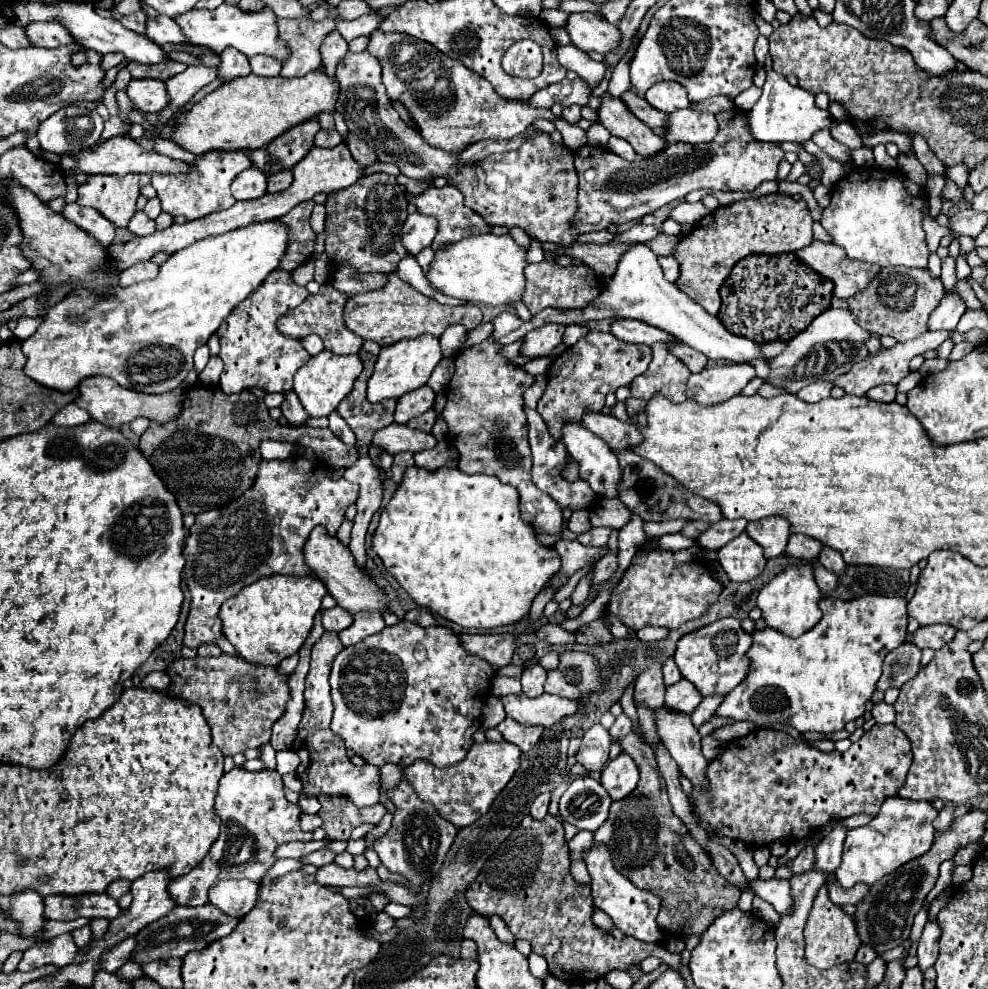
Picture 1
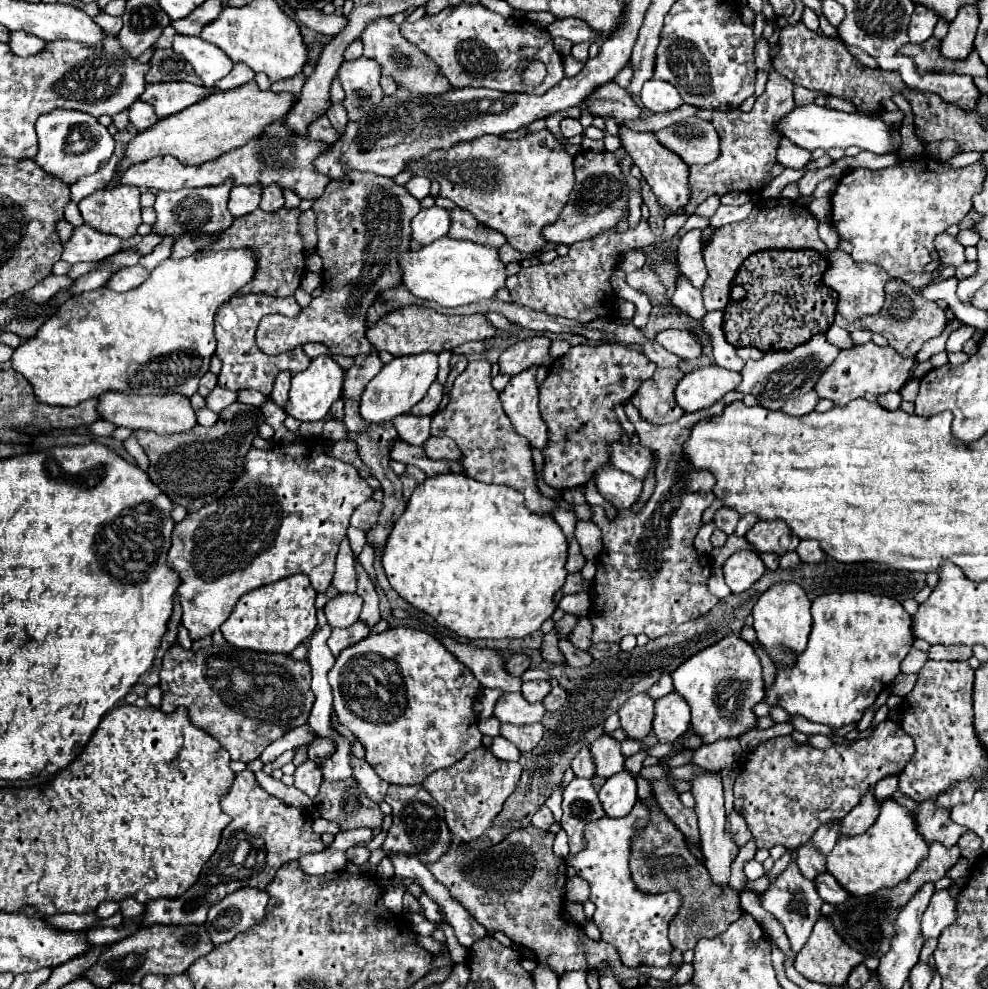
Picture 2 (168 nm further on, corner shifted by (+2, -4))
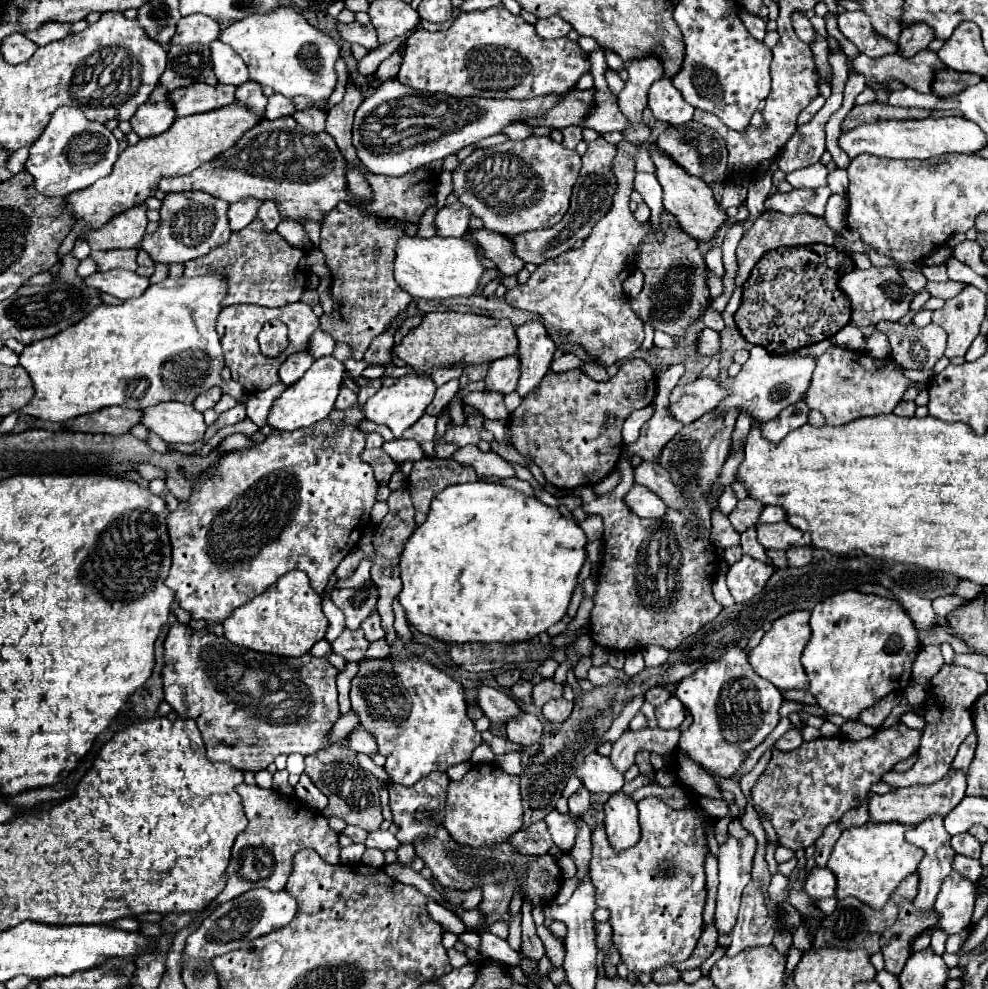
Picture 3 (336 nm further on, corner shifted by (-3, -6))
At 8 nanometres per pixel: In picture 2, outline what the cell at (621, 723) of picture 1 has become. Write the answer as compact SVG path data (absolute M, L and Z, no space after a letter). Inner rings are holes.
M601 734L597 742L591 744L591 754L595 758L595 774L609 778L623 770L621 744L611 734Z

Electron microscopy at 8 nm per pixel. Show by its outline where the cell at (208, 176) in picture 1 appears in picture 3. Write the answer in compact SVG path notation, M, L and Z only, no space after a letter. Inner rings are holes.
M182 192L182 194L168 194L162 200L160 208L160 226L154 234L146 234L140 248L150 254L154 262L160 264L186 264L192 258L206 256L212 248L226 244L230 238L228 228L228 206L218 200L210 198L204 192Z

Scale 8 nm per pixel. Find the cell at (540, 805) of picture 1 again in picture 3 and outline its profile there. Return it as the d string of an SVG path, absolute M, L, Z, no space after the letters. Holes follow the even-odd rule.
M554 810L544 820L548 824L550 836L552 836L552 840L554 840L556 846L560 846L562 850L574 846L576 826L574 826L574 818L570 814L560 814L558 810Z

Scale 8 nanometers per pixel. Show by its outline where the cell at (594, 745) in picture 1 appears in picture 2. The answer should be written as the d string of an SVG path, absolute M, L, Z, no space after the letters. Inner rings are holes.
M589 746L581 748L581 752L577 752L577 756L571 762L571 768L573 768L575 776L585 776L585 778L593 778L595 776L595 760L591 756Z

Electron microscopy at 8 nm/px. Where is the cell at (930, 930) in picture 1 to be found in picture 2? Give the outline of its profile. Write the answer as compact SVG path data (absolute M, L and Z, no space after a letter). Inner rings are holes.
M947 890L933 894L921 920L923 938L939 938L943 928L949 926L953 920L955 920L955 898L949 896Z

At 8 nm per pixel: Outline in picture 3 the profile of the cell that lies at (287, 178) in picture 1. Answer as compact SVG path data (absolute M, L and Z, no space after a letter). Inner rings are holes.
M264 202L260 208L258 208L258 220L262 220L262 224L264 224L264 230L266 232L274 232L276 230L276 226L278 226L278 222L280 222L280 214L278 214L278 210L276 210L276 204L274 202Z

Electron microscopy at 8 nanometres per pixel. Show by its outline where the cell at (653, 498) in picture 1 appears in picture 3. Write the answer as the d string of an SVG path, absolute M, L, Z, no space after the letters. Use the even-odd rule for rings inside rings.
M750 498L740 500L738 506L732 510L732 514L728 516L732 526L734 526L734 530L744 532L744 530L756 526L762 508L764 508L764 504L760 500L750 500Z

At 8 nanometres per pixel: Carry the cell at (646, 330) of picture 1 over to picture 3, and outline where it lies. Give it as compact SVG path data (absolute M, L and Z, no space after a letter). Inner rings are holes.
M712 328L702 330L700 340L698 340L698 352L704 356L718 354L720 352L720 332L716 332Z

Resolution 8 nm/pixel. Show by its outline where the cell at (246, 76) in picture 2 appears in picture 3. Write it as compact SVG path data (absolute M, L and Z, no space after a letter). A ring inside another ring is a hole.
M250 80L248 84L238 86L236 98L238 98L248 110L252 110L256 116L260 114L260 118L264 118L264 110L266 110L268 98L262 94L262 88L260 88L256 82Z

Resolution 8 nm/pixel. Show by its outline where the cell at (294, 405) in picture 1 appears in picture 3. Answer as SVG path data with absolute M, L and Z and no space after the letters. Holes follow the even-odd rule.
M308 348L302 350L302 352L290 354L288 360L282 362L282 366L280 366L280 372L278 372L278 374L280 374L280 380L282 380L286 386L294 384L294 382L312 366L312 362L314 362L314 358L312 358L312 354L308 352Z

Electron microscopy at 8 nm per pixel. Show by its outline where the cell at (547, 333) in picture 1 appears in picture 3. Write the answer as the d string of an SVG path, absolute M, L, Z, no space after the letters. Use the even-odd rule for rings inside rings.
M506 356L500 360L494 360L490 364L490 370L484 378L484 392L500 392L500 394L510 394L518 386L518 376L520 376L520 360L518 356Z

